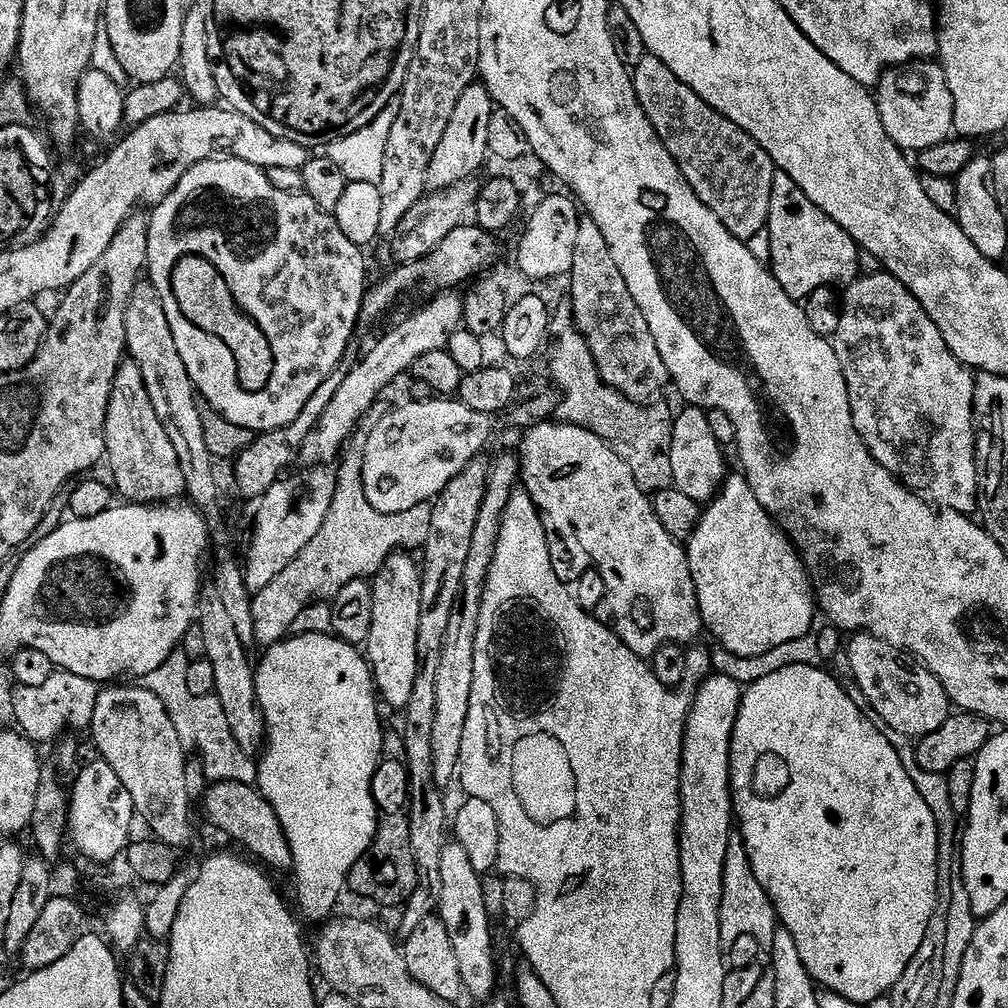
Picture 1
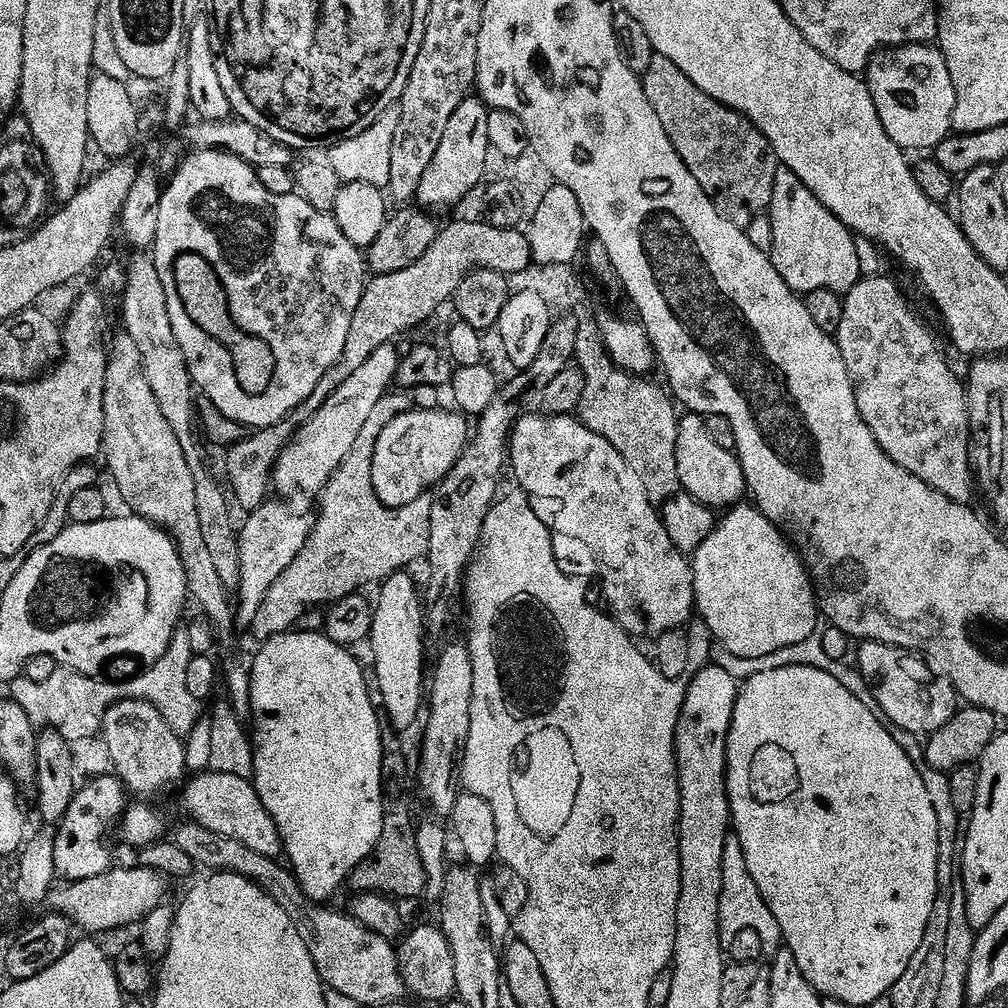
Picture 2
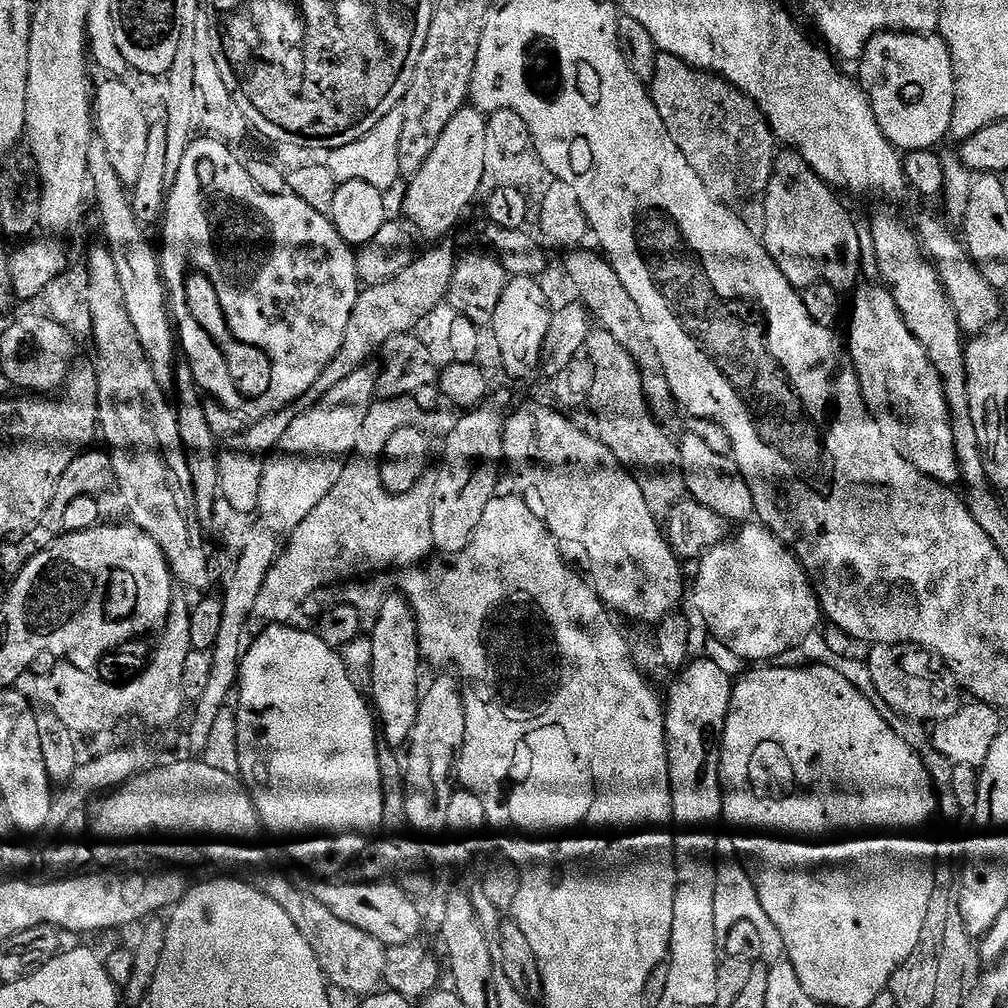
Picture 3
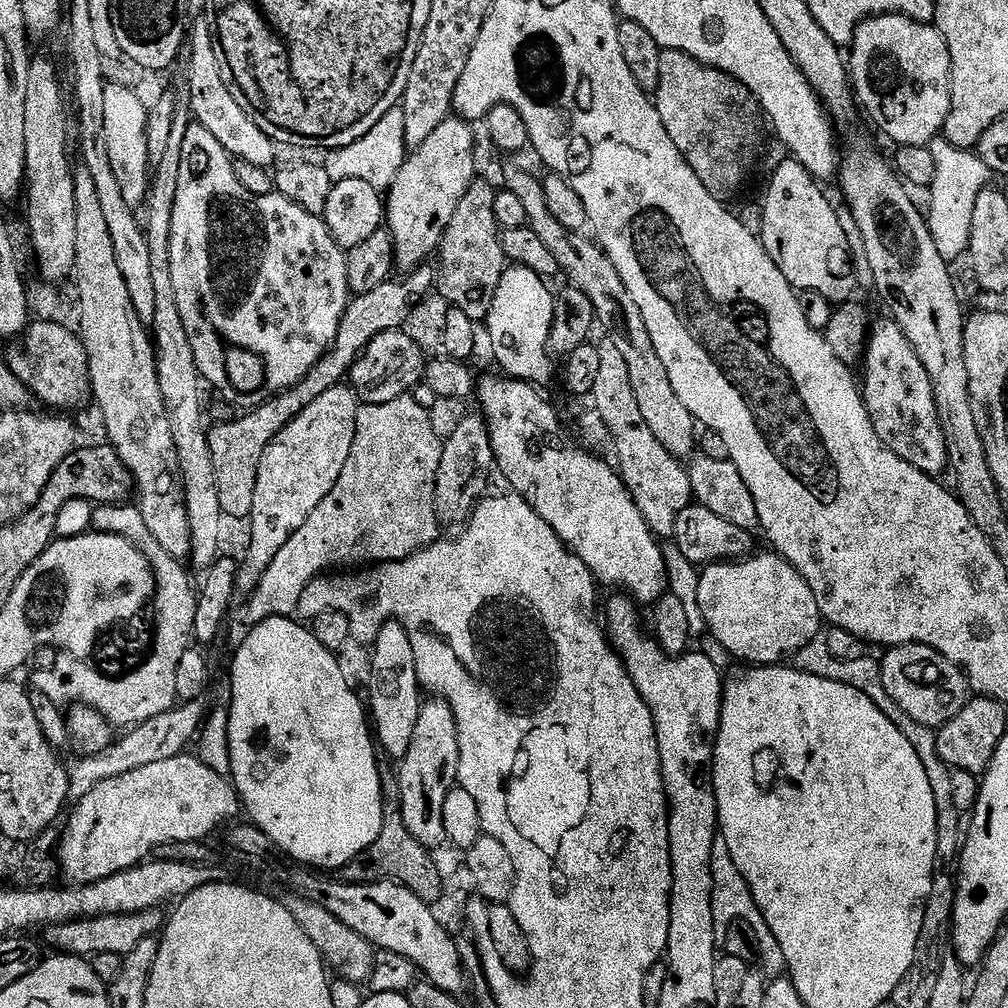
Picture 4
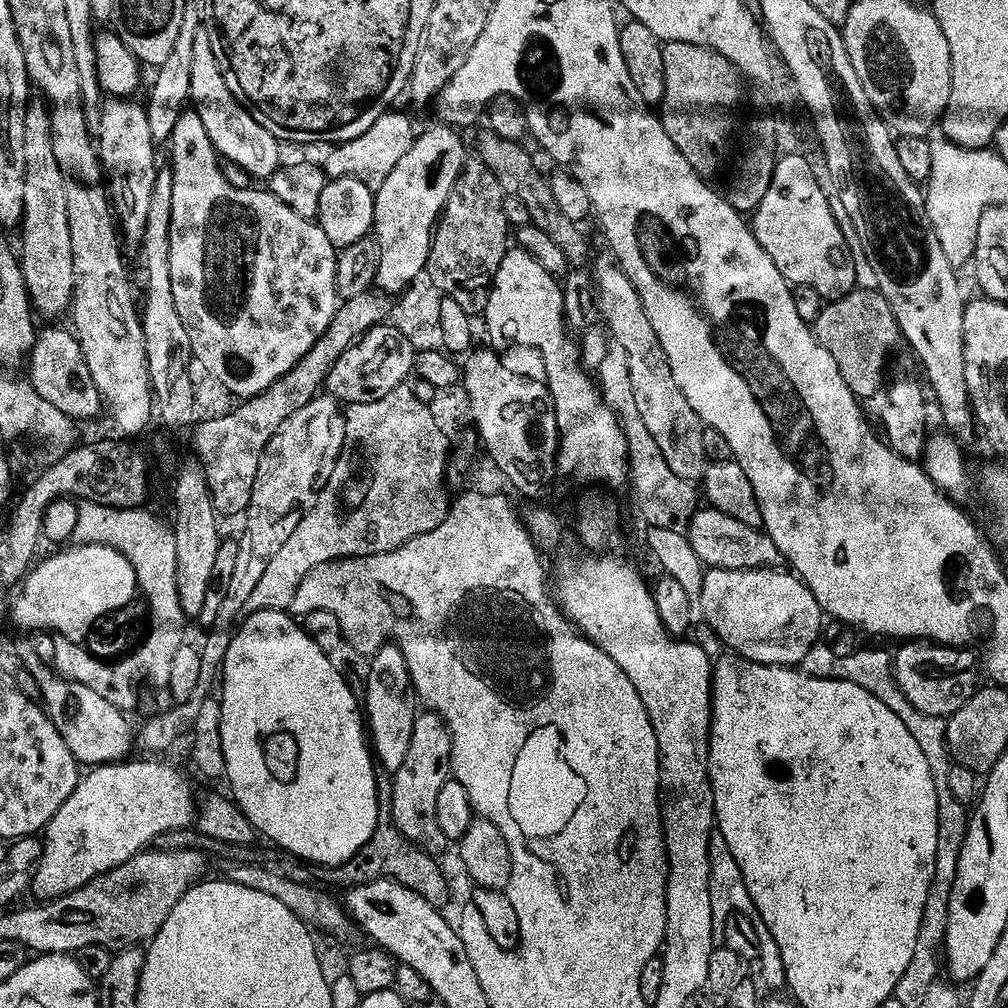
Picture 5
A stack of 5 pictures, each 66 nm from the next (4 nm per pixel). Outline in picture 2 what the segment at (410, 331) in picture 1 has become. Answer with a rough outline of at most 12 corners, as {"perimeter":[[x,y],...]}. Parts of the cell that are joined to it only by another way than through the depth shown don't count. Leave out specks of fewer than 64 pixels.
{"perimeter":[[374,350],[300,425],[272,472],[277,497],[316,498],[393,387]]}

